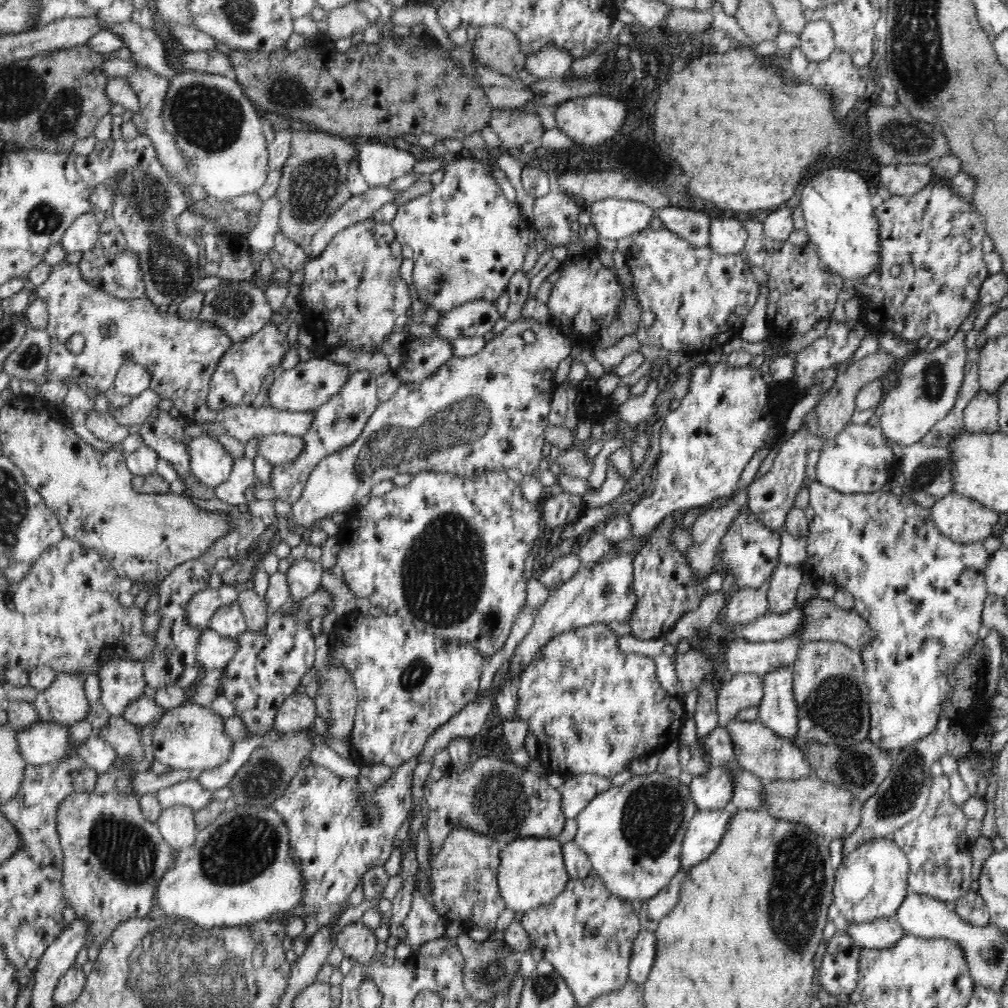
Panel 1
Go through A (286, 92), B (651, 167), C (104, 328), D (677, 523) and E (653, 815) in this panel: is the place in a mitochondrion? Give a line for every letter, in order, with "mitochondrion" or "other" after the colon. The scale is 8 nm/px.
A: mitochondrion
B: other
C: mitochondrion
D: other
E: mitochondrion

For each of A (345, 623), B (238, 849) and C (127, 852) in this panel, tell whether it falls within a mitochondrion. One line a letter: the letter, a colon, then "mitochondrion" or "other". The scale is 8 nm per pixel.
A: other
B: mitochondrion
C: mitochondrion

